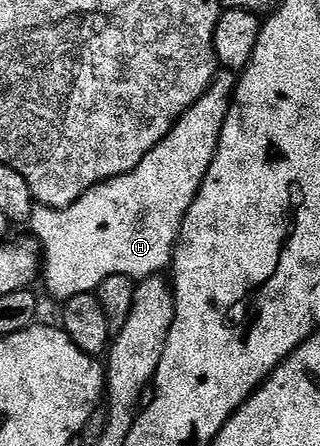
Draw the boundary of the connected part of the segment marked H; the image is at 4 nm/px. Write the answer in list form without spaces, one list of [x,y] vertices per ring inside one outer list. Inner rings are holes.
[[[219,71],[208,91],[204,91],[204,95],[200,95],[200,99],[174,124],[170,134],[152,151],[148,151],[148,155],[144,155],[140,163],[136,163],[131,173],[94,185],[84,195],[80,195],[76,203],[63,209],[35,204],[28,228],[34,232],[33,240],[40,246],[46,289],[58,303],[65,303],[76,295],[94,293],[100,283],[108,279],[108,275],[128,275],[141,279],[161,274],[171,268],[174,247],[180,240],[188,207],[192,207],[204,183],[204,175],[208,175],[208,167],[212,167],[220,131],[224,131],[224,119],[228,119],[237,85],[238,77],[233,72]]]

